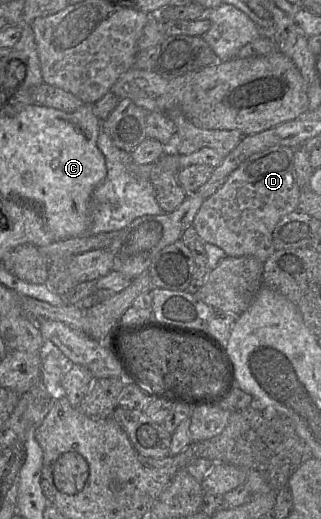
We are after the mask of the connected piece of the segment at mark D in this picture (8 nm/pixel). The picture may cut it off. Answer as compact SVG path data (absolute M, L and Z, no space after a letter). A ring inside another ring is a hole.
M273 146L242 162L195 214L192 226L200 238L220 247L229 257L251 256L264 262L275 252L272 232L283 216L297 210L301 194L293 166L293 150Z

